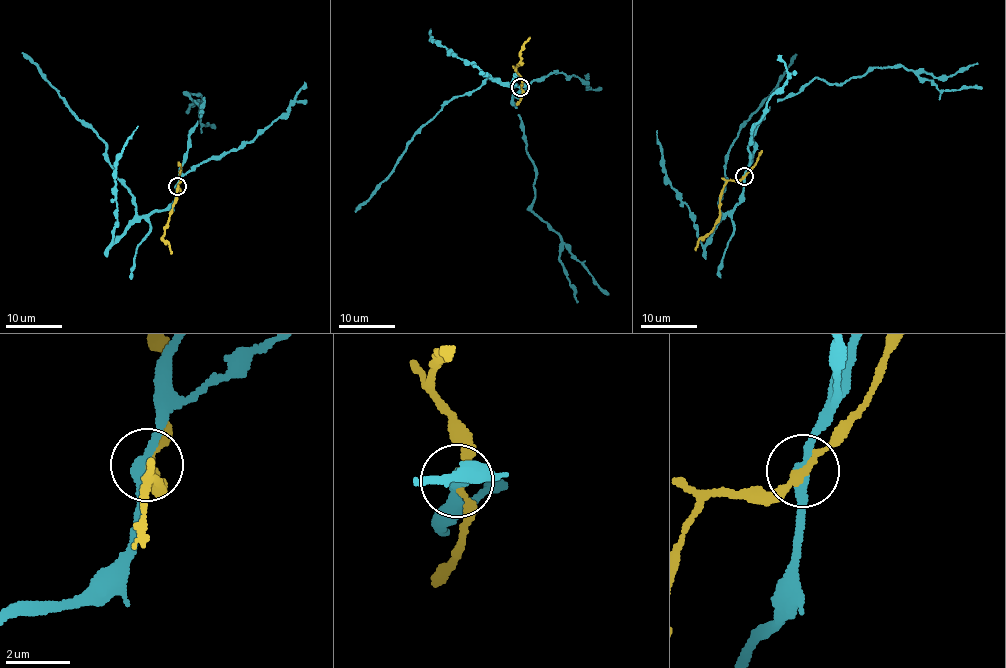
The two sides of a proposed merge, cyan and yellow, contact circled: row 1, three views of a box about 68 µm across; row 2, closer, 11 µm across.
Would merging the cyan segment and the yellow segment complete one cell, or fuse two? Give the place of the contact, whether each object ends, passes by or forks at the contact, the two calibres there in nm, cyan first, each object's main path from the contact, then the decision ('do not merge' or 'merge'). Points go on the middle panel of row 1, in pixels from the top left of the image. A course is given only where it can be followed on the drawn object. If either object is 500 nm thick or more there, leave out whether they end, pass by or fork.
(520, 87) | cyan passes by | yellow passes by | 360/240 nm | cyan via (521, 87), (512, 101), (534, 163), (533, 212), (608, 294) | yellow via (521, 87), (521, 78), (516, 69), (521, 63), (520, 53), (524, 43), (530, 38) | do not merge

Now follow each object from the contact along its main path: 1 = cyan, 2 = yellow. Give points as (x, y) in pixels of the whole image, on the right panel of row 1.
1: (744, 176), (762, 114), (815, 78), (842, 84), (876, 67), (902, 66), (941, 91), (981, 89)
2: (744, 176), (726, 183), (718, 222), (698, 240), (695, 251)

